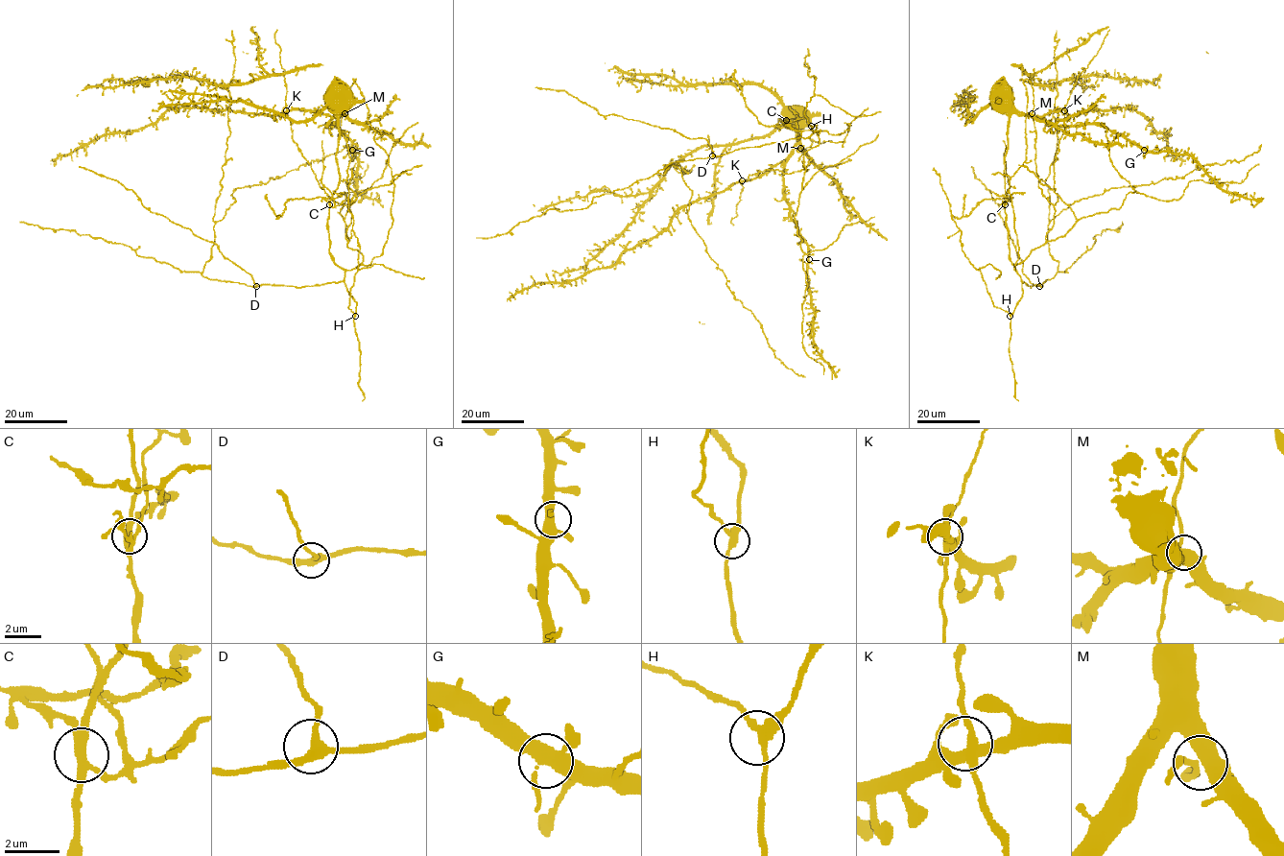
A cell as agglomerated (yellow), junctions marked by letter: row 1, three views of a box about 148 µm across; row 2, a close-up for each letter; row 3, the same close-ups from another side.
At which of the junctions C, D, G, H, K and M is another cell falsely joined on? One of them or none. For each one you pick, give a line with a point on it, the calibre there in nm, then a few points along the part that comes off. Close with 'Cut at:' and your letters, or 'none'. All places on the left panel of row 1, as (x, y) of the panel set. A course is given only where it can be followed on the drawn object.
C: Place: (329, 204). Thickness 280 nm. Course of the part to remove: (329, 204), (321, 197), (288, 200), (283, 214), (277, 216), (266, 194)
Cut at: C

